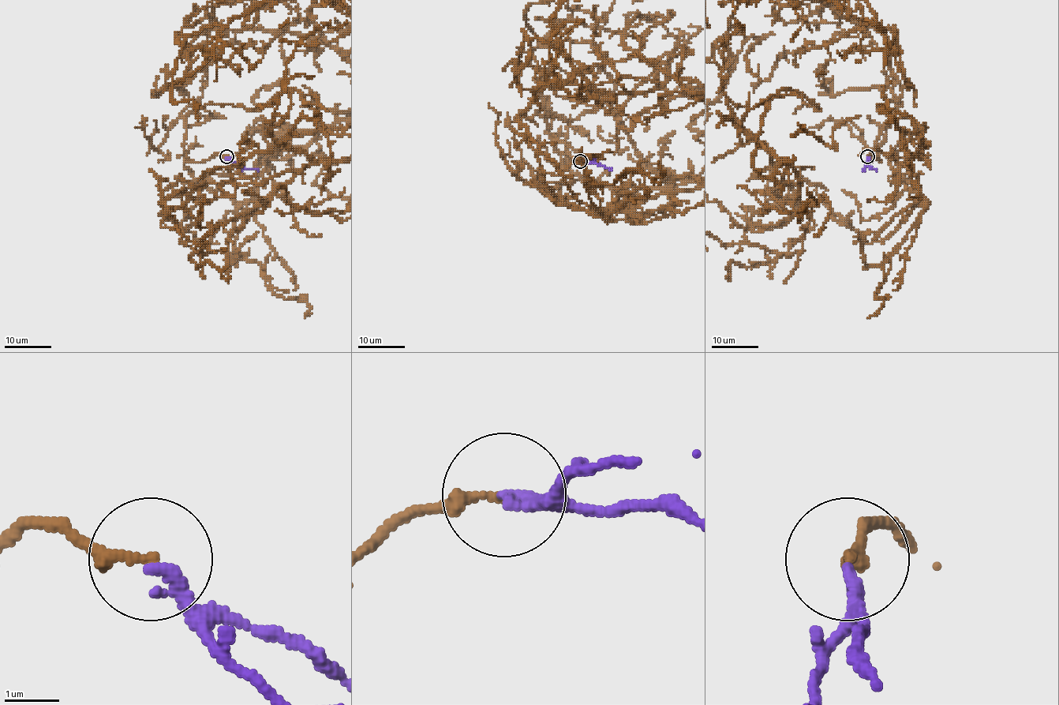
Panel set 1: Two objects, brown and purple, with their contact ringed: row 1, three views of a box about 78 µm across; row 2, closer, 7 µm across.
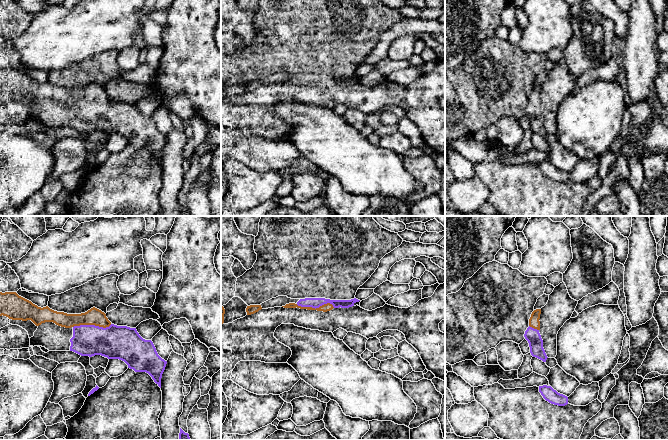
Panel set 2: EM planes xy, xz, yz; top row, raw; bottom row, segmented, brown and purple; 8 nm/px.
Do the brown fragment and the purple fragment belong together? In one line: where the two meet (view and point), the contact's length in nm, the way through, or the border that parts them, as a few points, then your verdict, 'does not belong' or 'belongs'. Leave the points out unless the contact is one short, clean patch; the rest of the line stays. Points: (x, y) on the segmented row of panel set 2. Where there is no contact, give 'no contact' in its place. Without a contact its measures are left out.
xz (314, 308) | 320 nm | across xz (326, 307), (314, 308), (315, 303) | belongs

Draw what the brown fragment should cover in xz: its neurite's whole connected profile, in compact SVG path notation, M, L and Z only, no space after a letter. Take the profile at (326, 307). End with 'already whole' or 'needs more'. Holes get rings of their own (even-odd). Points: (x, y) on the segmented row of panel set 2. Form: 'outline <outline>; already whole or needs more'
outline M305 298L300 299L296 304L289 303L284 308L300 308L300 309L307 309L307 310L317 310L327 312L332 310L333 308L349 308L354 306L356 302L360 300L354 298L351 300L330 300L325 298Z; needs more

